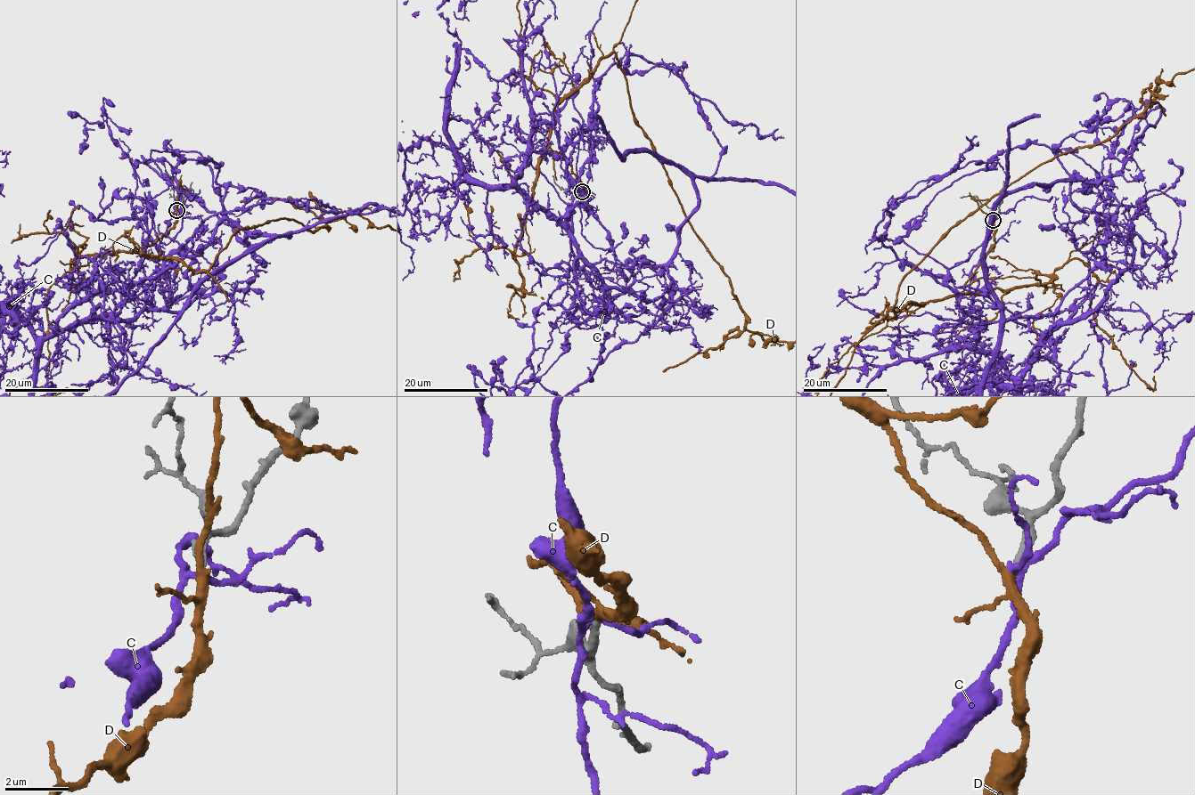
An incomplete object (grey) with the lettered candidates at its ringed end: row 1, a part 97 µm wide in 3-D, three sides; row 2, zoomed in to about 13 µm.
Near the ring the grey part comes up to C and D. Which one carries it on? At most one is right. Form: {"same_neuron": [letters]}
{"same_neuron": ["D"]}

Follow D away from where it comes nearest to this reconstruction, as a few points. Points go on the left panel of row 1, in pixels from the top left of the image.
D: (176, 210), (130, 252), (208, 270), (241, 229), (360, 214)

